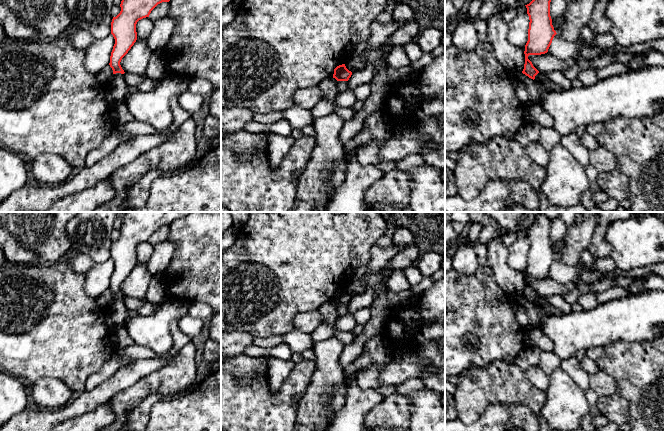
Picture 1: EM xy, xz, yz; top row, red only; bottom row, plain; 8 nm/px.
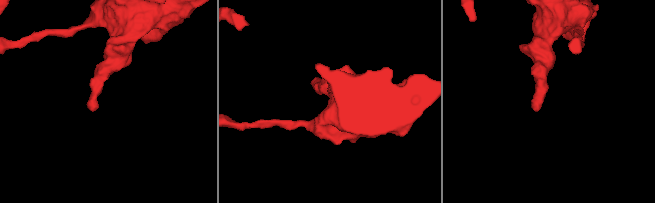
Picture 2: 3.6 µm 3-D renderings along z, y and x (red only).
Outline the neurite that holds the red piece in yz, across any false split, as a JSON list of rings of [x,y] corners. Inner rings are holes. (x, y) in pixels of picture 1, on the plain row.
[[[536,212],[536,221],[526,230],[529,240],[528,265],[525,269],[525,288],[523,298],[531,303],[539,295],[528,283],[529,279],[541,279],[548,276],[554,260],[557,258],[550,240],[551,220],[544,214]]]

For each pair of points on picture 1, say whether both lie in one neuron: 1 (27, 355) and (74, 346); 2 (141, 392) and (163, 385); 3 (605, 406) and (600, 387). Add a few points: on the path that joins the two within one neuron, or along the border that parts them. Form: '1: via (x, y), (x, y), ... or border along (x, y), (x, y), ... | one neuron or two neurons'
1: via (39, 346), (62, 346) | one neuron
2: via (146, 387), (148, 385), (158, 385) | one neuron
3: border along (616, 392), (598, 397) | two neurons

